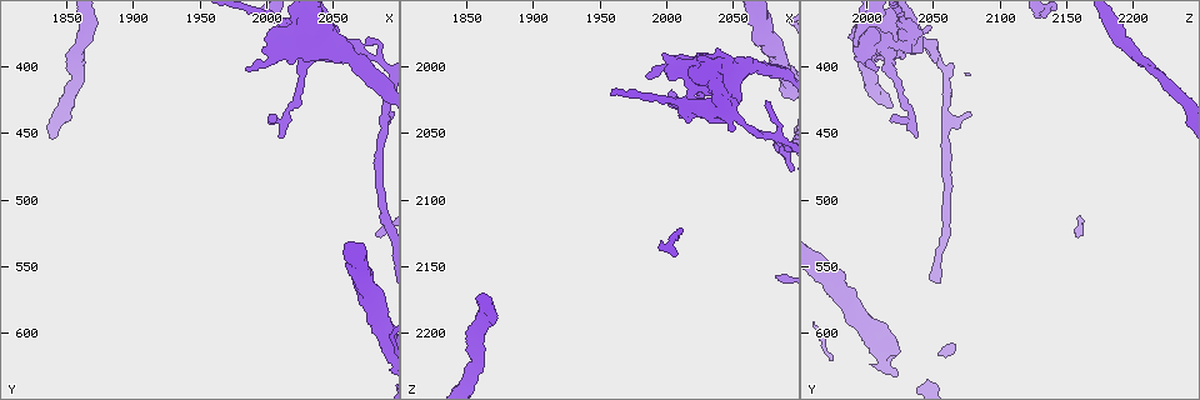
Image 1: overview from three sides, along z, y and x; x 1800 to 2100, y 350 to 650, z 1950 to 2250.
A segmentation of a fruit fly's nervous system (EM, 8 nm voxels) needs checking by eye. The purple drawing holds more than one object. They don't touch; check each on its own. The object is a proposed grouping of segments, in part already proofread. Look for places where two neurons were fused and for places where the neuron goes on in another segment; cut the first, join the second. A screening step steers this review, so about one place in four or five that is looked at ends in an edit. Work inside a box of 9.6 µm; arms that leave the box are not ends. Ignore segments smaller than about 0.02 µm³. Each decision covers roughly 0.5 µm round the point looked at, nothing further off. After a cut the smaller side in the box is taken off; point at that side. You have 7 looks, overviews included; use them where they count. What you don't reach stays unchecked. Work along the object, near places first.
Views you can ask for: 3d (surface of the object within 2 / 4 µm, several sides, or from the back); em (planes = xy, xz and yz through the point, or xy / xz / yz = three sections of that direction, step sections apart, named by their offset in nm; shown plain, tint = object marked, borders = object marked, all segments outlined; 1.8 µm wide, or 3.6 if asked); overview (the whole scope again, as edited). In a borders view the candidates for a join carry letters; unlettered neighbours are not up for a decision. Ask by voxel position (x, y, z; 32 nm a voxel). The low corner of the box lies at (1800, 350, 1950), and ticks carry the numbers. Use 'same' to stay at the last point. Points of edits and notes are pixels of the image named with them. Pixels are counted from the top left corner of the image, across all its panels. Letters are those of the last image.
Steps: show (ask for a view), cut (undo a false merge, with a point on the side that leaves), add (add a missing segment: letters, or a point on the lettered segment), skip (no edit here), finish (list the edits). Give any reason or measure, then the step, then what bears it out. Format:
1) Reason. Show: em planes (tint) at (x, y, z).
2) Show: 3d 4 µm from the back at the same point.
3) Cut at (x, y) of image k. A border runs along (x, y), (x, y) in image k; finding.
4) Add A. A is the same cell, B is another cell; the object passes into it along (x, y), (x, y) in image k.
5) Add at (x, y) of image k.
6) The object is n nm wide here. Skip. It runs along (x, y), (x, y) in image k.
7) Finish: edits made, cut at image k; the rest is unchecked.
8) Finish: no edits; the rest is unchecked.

An open end. Show: 3d 4 µm at (1986, 400, 2010).

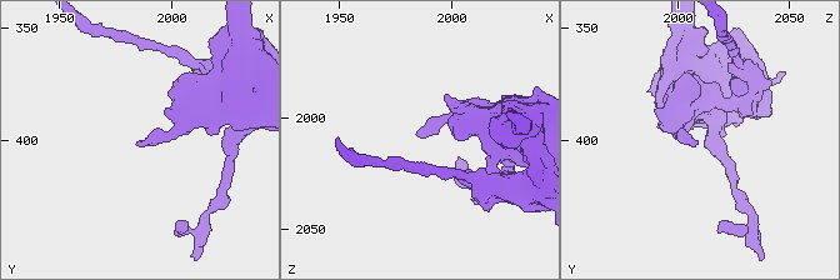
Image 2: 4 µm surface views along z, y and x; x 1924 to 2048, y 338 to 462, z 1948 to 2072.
Show: em xz step 4 (borders) at (1985, 402, 2010).

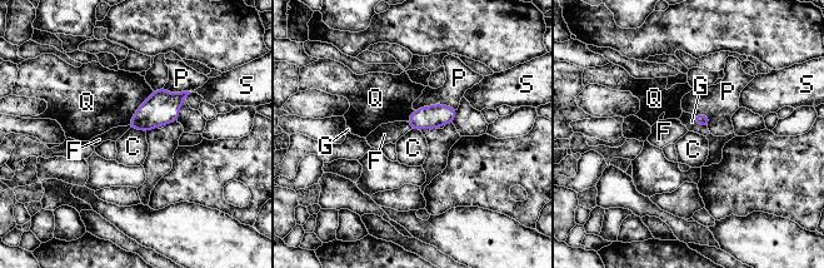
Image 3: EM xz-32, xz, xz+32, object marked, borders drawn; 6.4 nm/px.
Skip. C, F, G, P, Q and S are other cells; a border runs along (130, 127), (145, 133) in image 3; none of them fits.

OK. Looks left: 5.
Tapers out. Show: em 3.6 µm planes (tint) at (2010, 452, 2038).

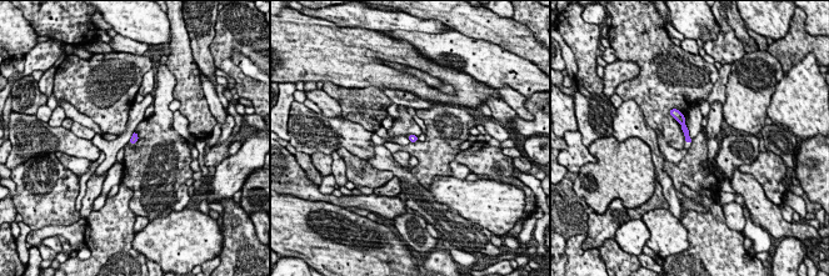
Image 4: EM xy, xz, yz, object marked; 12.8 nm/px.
What lies round it. Show: em 3.6 µm planes (borders) at the same point.

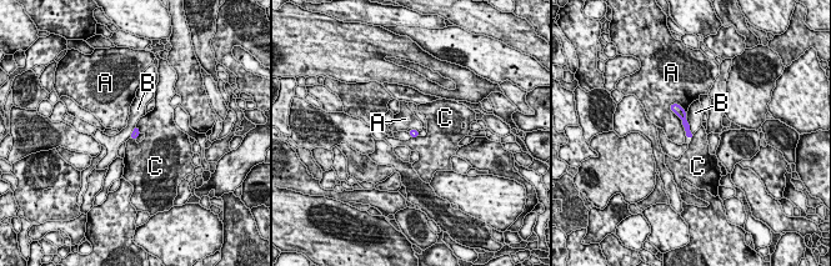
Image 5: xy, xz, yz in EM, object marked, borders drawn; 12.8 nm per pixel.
Skip. A, B and C are other cells; it runs along (672, 106), (682, 115), (690, 135) in image 5; none of them fits.

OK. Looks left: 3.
Abrupt turn. Show: em 3.6 µm xy step 4 (borders) at (2044, 376, 2020).

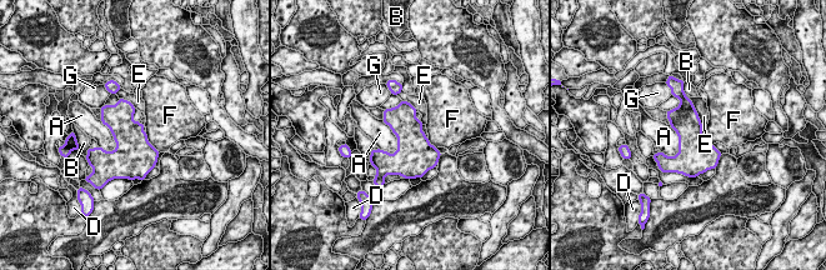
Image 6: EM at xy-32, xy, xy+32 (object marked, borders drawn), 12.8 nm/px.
The object is 360 nm wide here. Cut at (685, 103) of image 6. A, B, D, E, F and G are other cells; a border runs along (675, 108), (682, 111), (695, 110) in image 6; a second neuron is stuck on.

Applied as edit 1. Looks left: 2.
Finish: edits made, cut at image 6; the rest is unchecked.

